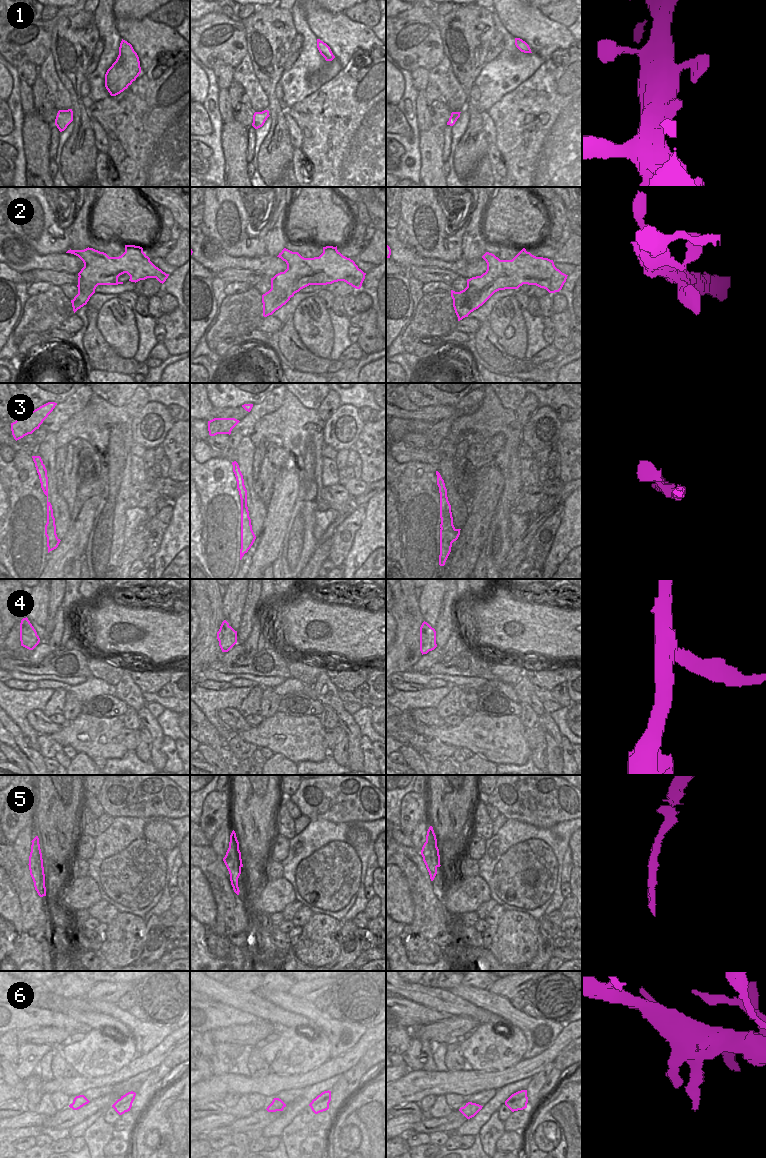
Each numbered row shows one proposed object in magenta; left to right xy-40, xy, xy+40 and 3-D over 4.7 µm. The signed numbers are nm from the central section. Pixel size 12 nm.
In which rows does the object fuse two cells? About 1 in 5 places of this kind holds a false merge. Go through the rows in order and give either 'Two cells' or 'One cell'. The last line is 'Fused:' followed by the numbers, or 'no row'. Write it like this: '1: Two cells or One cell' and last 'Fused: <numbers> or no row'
1: One cell
2: One cell
3: One cell
4: Two cells
5: Two cells
6: One cell
Fused: 4, 5.

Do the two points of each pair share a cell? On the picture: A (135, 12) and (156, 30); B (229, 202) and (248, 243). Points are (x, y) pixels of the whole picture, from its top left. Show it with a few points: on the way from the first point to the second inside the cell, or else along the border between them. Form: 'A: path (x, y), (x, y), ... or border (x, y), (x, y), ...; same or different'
A: border (148, 15), (139, 19), (117, 18); different
B: path (229, 212), (229, 223), (239, 233); same

